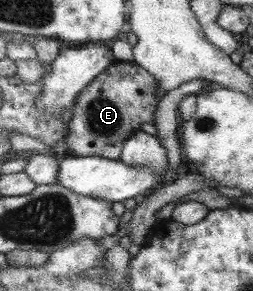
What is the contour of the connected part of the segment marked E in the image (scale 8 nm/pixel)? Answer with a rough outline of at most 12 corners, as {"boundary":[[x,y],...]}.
{"boundary":[[115,59],[74,104],[71,156],[119,160],[155,125],[157,79]]}

